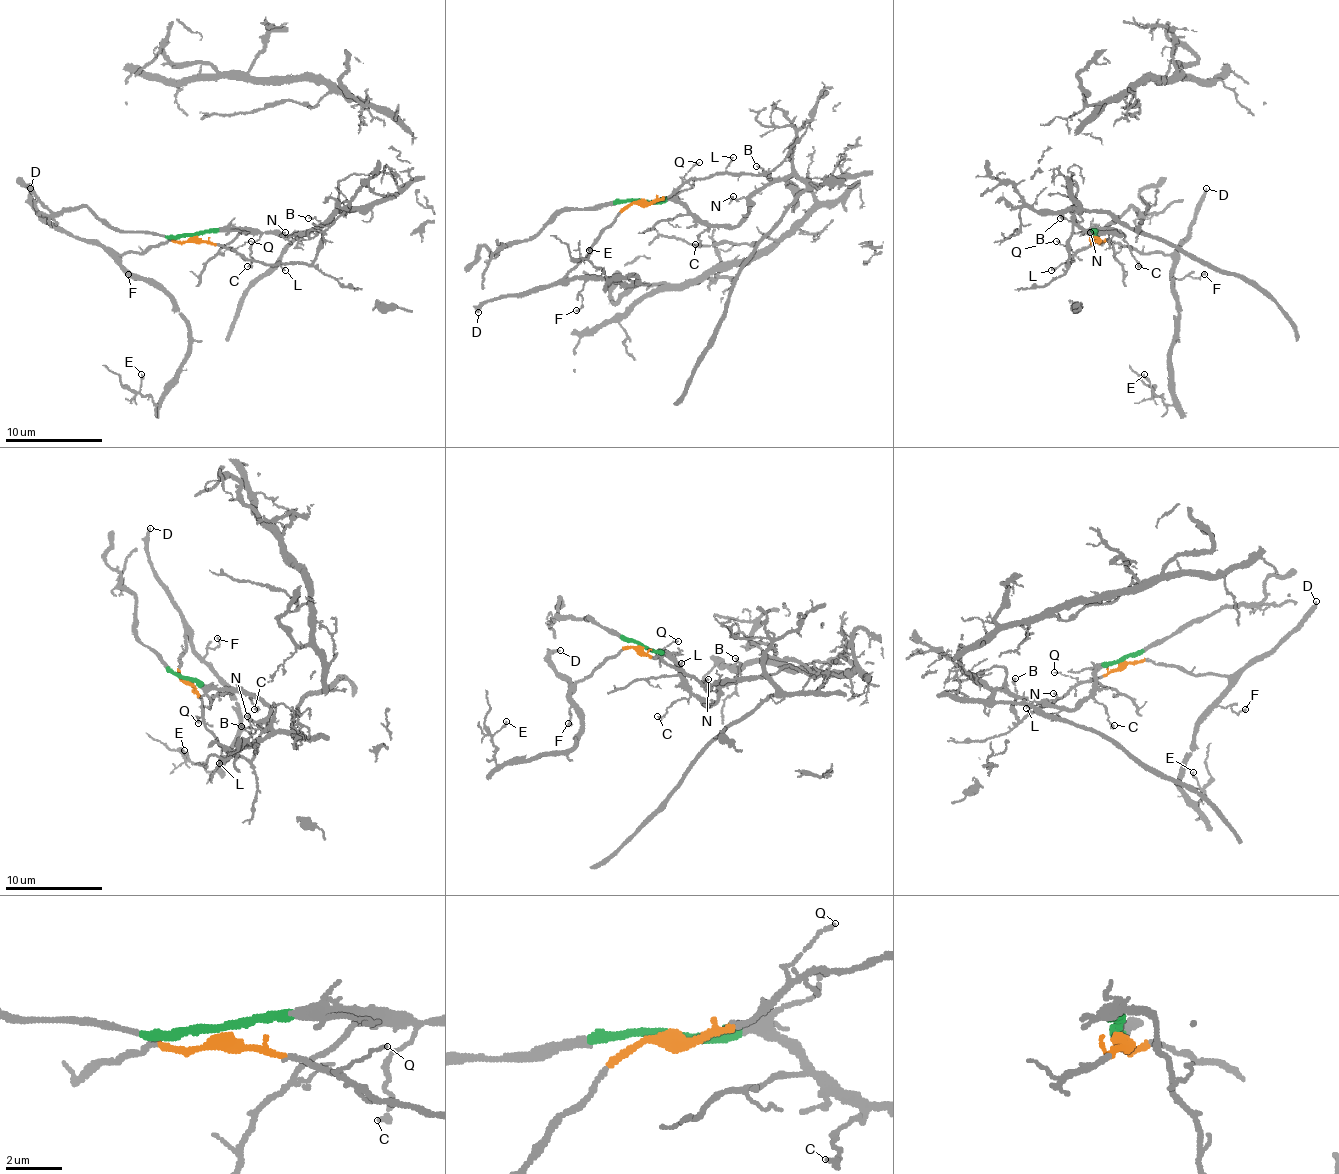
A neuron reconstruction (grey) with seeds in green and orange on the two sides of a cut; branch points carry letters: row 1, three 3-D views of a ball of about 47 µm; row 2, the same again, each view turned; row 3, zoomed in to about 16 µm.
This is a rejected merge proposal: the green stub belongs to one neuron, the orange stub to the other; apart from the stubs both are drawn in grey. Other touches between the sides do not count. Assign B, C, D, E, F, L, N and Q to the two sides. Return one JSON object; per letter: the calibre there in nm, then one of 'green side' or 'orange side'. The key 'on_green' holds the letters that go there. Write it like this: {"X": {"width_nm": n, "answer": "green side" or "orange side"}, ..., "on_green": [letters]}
{"B": {"width_nm": 160, "answer": "green side"}, "C": {"width_nm": 200, "answer": "green side"}, "D": {"width_nm": 200, "answer": "orange side"}, "E": {"width_nm": 170, "answer": "orange side"}, "F": {"width_nm": 130, "answer": "orange side"}, "L": {"width_nm": 120, "answer": "orange side"}, "N": {"width_nm": 100, "answer": "green side"}, "Q": {"width_nm": 110, "answer": "orange side"}, "on_green": ["B", "C", "N"]}

